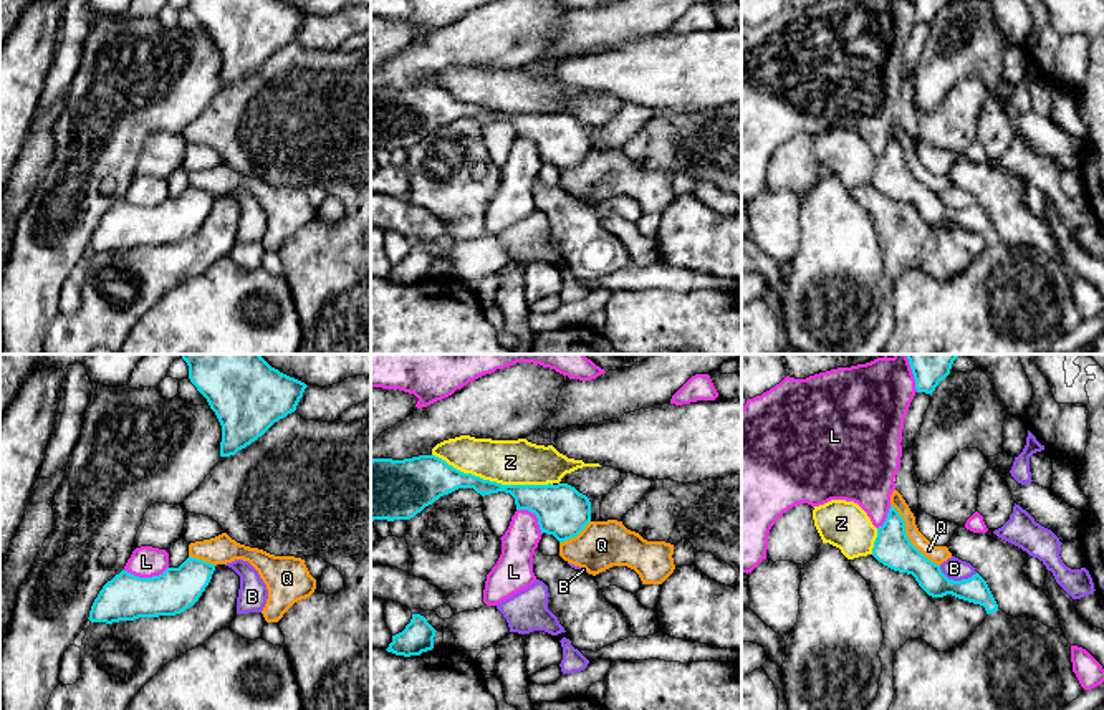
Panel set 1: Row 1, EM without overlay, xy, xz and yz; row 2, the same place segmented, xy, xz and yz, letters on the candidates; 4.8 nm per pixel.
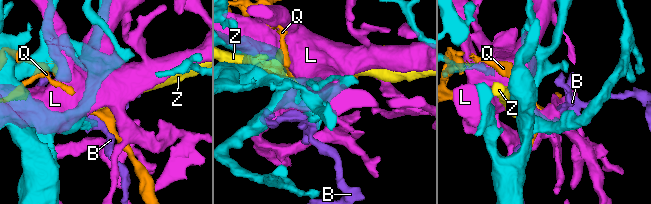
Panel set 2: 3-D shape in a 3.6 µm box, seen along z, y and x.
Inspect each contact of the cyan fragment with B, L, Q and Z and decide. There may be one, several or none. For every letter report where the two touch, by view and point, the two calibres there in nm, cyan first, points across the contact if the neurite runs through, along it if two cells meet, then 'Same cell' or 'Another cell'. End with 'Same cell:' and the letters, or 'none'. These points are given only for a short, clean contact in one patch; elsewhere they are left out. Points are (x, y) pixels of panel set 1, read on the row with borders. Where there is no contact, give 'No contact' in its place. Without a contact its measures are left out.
B: Touches cyan at yz (957, 581). Thickness 130 nm (cyan) against 110 nm. Boundary: yz (939, 566), (954, 580), (967, 580), (977, 573). Another cell
L: Touches cyan at xy (144, 578). Thickness 220 nm (cyan) against 160 nm. Another cell
Q: Touches cyan at yz (906, 537). Thickness 180 nm (cyan) against 90 nm. Boundary: yz (891, 503), (904, 522), (906, 537), (939, 566). Another cell
Z: Touches cyan at xz (492, 482). Thickness 160 nm (cyan) against 220 nm. Another cell
Same cell: none

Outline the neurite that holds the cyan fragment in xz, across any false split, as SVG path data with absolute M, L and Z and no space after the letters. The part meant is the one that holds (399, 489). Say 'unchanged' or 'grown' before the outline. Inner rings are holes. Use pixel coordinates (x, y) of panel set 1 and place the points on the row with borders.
unchanged; M419 455L404 460L371 460L371 521L410 520L425 506L458 488L473 488L482 497L505 492L515 498L516 510L536 515L541 533L553 535L559 543L578 536L591 521L591 501L568 483L558 485L502 485L463 473L435 455Z

